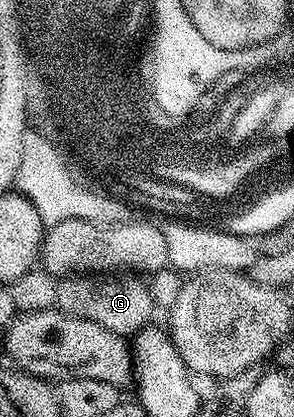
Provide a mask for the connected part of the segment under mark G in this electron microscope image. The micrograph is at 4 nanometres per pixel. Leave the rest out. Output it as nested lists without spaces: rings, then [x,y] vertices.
[[[65,276],[57,283],[56,309],[62,314],[70,314],[76,318],[86,318],[111,332],[122,336],[132,336],[143,327],[150,325],[149,318],[155,313],[153,297],[148,285],[137,276]]]

